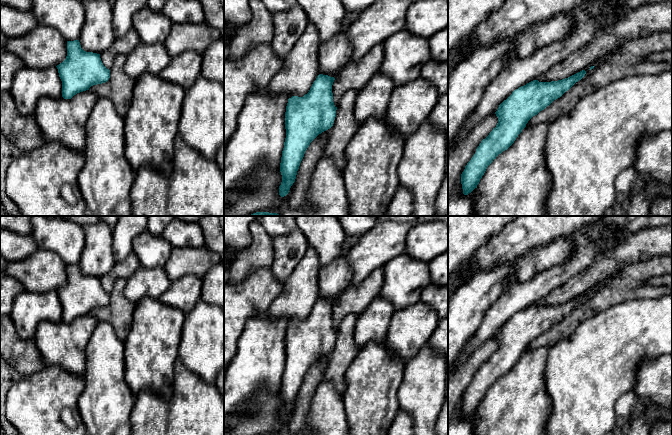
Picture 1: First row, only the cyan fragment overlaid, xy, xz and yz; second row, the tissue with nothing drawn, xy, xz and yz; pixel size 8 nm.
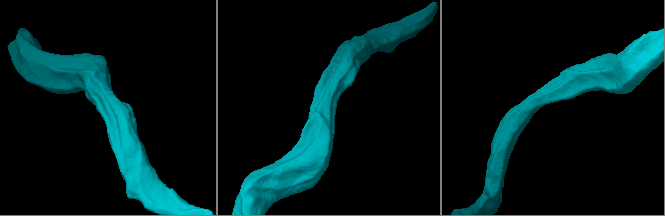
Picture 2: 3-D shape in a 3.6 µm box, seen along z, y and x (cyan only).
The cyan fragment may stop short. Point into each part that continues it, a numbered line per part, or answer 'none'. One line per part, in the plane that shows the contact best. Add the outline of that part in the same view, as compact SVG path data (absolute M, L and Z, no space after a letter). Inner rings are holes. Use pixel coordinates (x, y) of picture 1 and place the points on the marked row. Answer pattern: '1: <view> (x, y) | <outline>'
none

